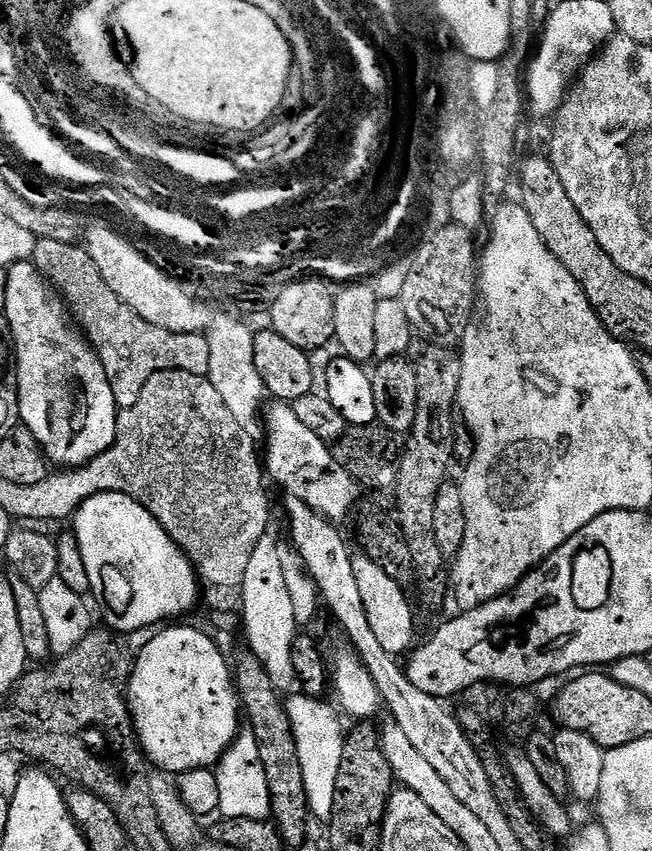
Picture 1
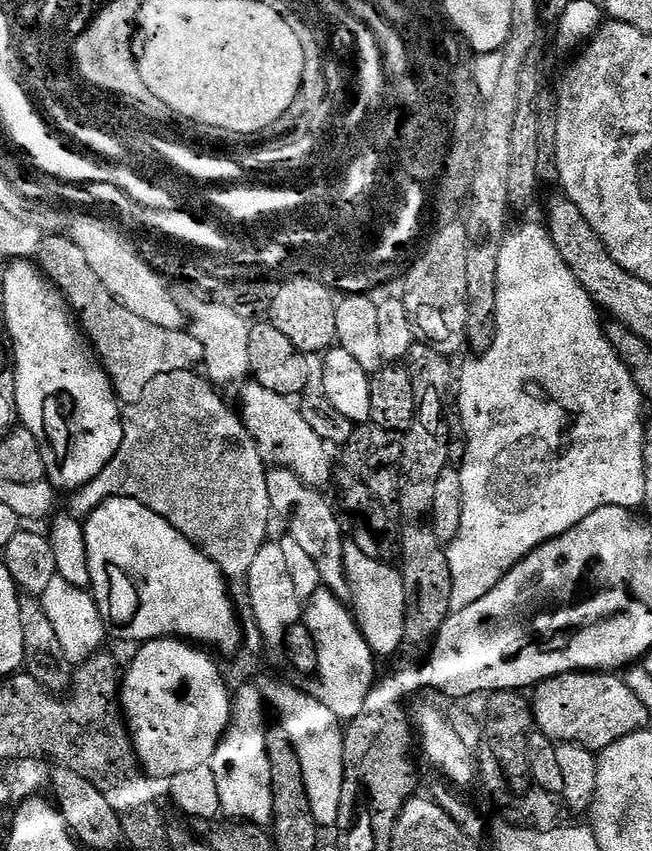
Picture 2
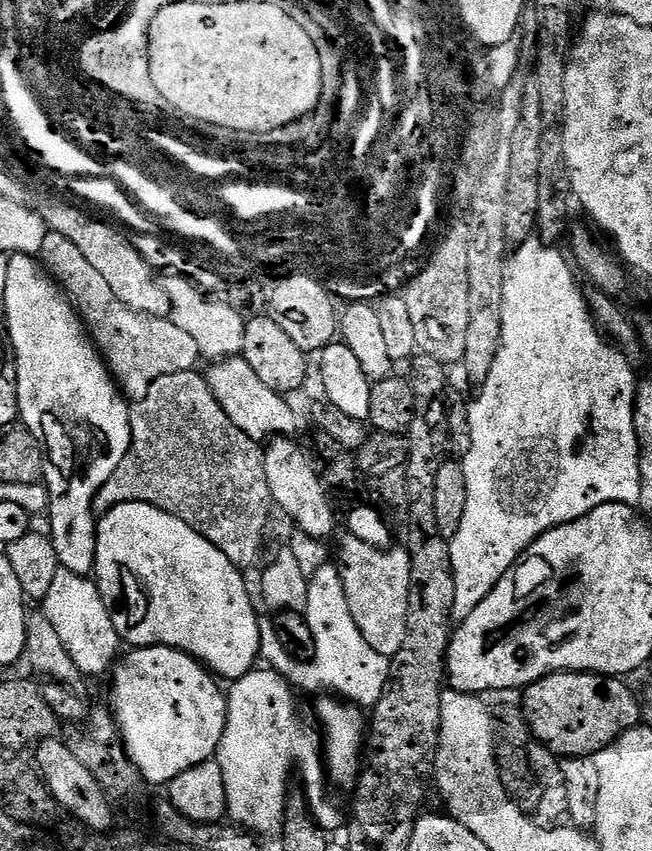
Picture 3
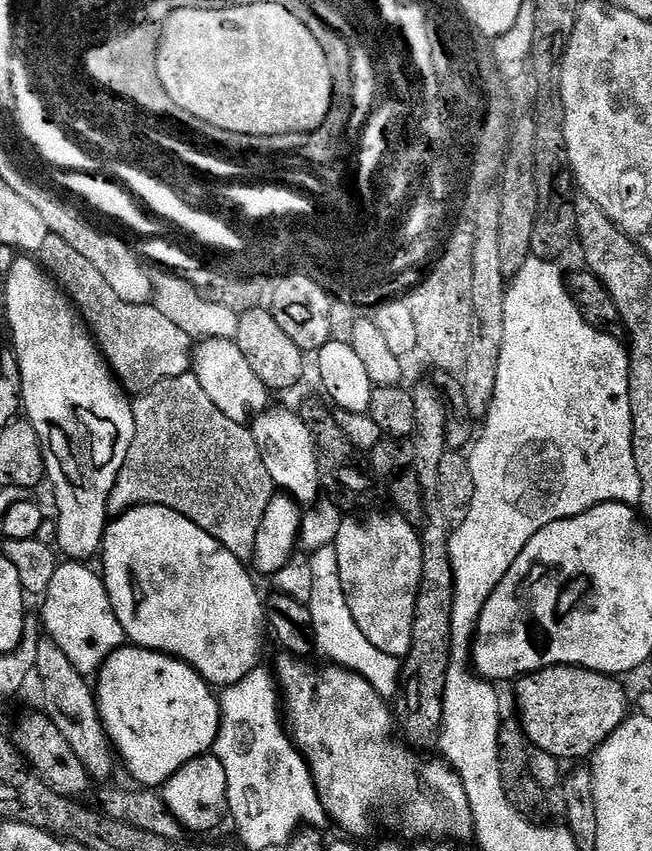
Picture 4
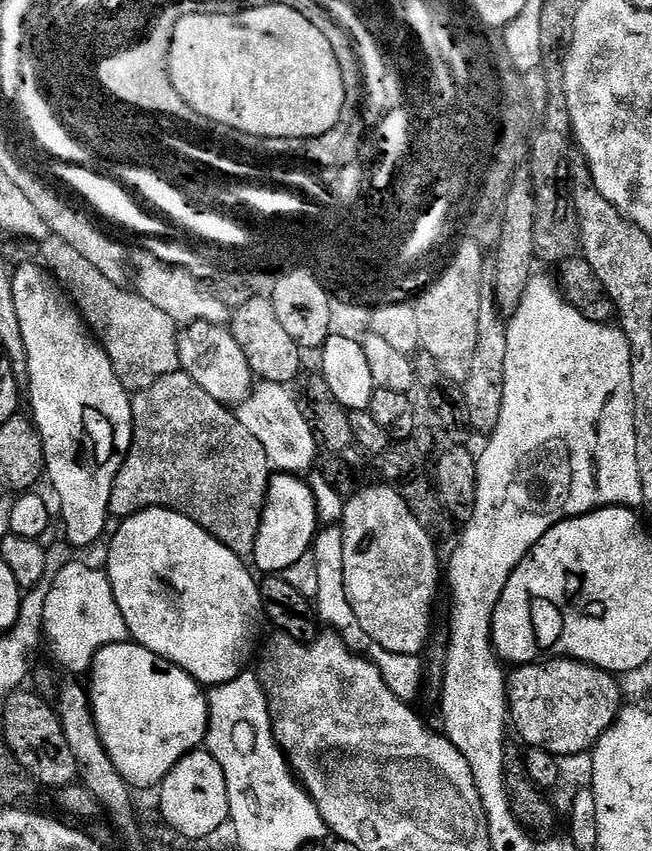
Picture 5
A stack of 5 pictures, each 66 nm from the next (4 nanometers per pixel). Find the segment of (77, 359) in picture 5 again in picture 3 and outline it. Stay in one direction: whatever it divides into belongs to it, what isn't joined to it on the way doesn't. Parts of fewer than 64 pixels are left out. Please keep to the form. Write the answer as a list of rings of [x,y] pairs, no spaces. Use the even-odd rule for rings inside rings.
[[[12,254],[8,256],[8,269],[6,270],[6,282],[2,286],[4,292],[4,316],[8,336],[12,339],[12,349],[16,354],[16,385],[18,386],[18,413],[19,419],[22,421],[23,427],[34,434],[34,438],[38,438],[41,444],[44,445],[44,478],[43,483],[48,490],[48,511],[47,519],[52,519],[52,532],[50,531],[50,539],[54,550],[58,554],[58,562],[61,568],[70,570],[70,574],[78,574],[79,576],[91,577],[96,571],[96,526],[98,523],[97,513],[92,511],[92,503],[98,494],[98,490],[102,490],[102,486],[106,486],[106,478],[110,478],[110,474],[114,474],[114,470],[118,470],[118,462],[122,462],[122,458],[126,458],[126,454],[130,450],[130,442],[132,441],[132,431],[130,430],[130,422],[128,414],[130,404],[122,395],[117,383],[112,378],[111,372],[108,370],[108,365],[104,363],[99,352],[96,351],[96,345],[93,344],[91,336],[88,335],[76,309],[72,307],[68,297],[60,291],[59,284],[49,276],[43,264],[40,263],[36,256],[22,256]]]

